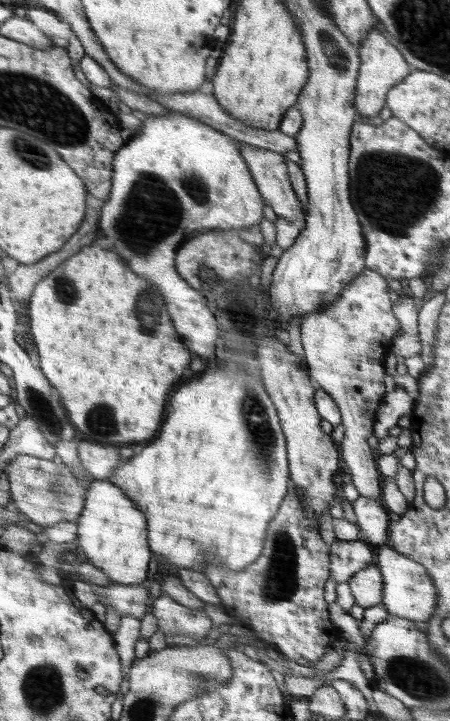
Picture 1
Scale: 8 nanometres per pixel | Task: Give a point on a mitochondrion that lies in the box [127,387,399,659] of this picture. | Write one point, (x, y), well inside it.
(280, 584)

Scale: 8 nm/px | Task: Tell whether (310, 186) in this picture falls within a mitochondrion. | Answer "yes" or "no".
no

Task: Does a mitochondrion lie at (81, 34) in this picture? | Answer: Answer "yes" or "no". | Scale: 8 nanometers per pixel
no

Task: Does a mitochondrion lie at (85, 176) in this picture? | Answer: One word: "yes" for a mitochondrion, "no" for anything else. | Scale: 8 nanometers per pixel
no

